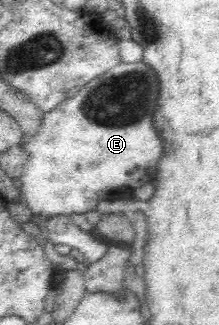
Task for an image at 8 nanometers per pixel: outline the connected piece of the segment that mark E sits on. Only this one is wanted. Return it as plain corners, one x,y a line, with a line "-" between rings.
123,61
114,66
111,70
100,74
91,82
88,82
76,95
69,97
53,112
44,114
41,126
35,136
30,137
24,135
20,145
28,153
28,159
23,168
23,172
18,180
20,190
25,195
27,206
31,209
33,215
41,215
46,218
57,215
69,214
83,214
92,210
96,210
97,205
101,200
115,200
115,199
130,199
133,200
133,191
144,184
151,183
154,174
157,170
157,162
161,159
163,154
163,141
157,135
157,131
153,129
153,114
157,109
157,75
153,73
153,69
149,65
145,65
143,61
134,63
125,63

